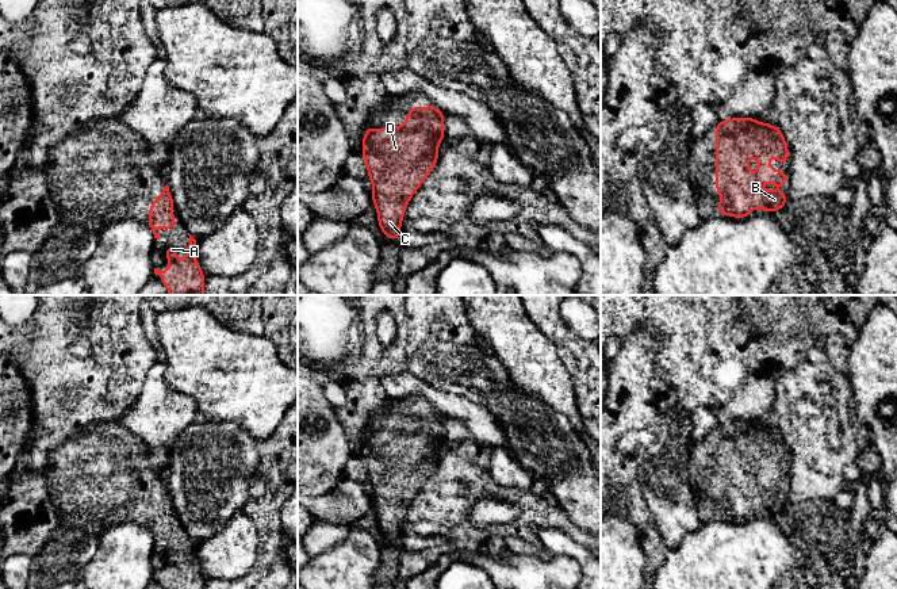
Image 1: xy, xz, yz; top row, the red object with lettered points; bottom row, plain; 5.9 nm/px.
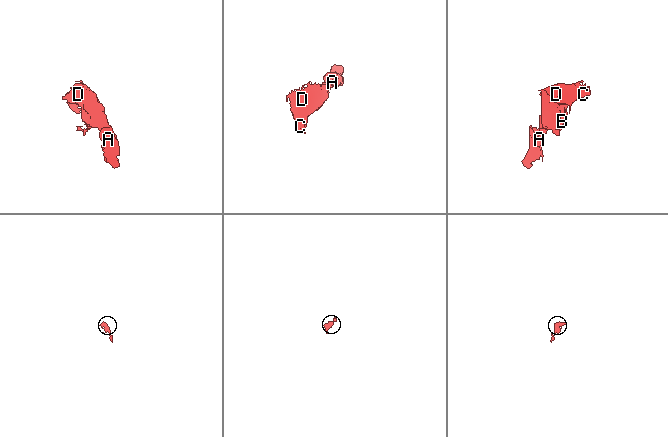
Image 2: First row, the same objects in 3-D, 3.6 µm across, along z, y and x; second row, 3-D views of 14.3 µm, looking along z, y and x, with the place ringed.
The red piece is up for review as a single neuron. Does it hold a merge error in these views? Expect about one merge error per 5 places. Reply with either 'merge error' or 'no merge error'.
no merge error

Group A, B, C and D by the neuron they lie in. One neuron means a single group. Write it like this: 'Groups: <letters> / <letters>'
Groups: A B C D

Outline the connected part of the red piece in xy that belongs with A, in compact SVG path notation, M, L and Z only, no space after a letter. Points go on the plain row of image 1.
M188 536L189 548L187 551L188 559L185 563L176 563L176 548L165 550L165 563L170 565L170 571L154 577L161 580L164 589L204 589L204 577L199 570L198 562L193 558L196 543Z

